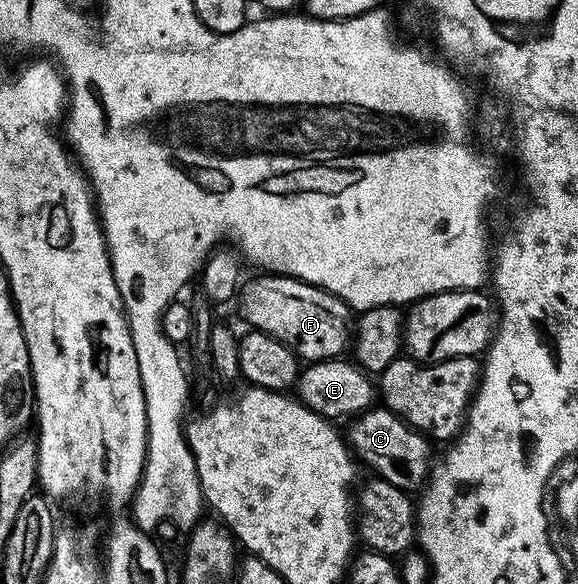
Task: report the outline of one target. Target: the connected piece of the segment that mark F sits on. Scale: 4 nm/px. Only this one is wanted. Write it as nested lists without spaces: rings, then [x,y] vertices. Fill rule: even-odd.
[[[263,276],[252,282],[244,281],[237,295],[237,303],[247,317],[247,326],[281,340],[290,350],[295,352],[296,358],[304,363],[324,362],[330,358],[337,358],[348,353],[353,342],[353,311],[347,303],[333,296],[328,290],[302,282],[299,278],[286,276]]]

